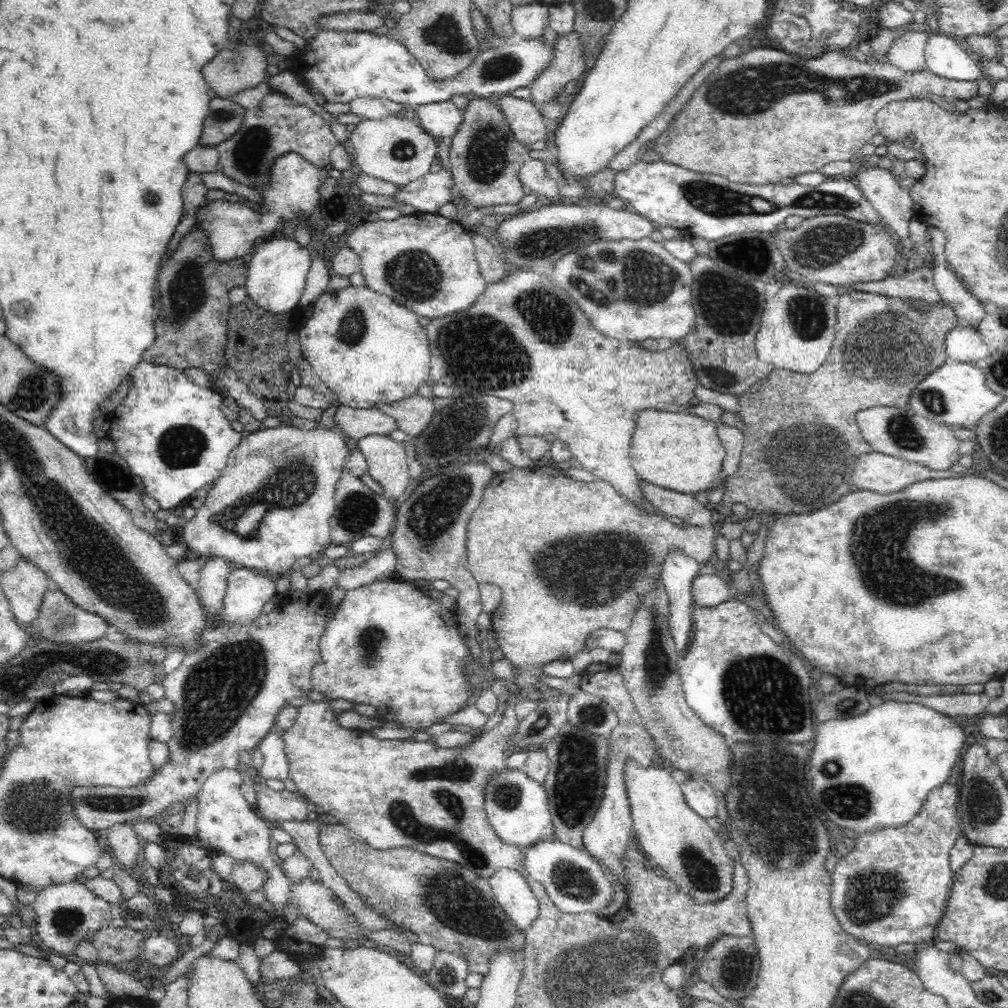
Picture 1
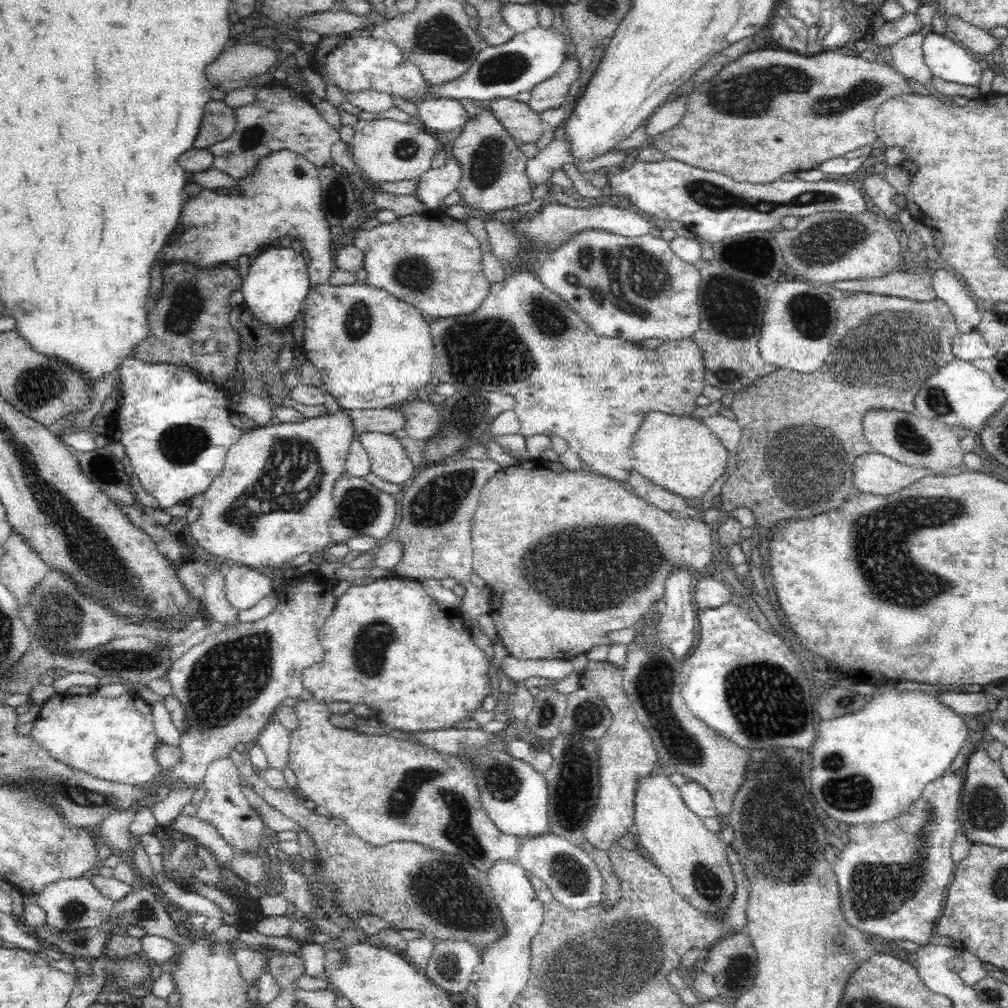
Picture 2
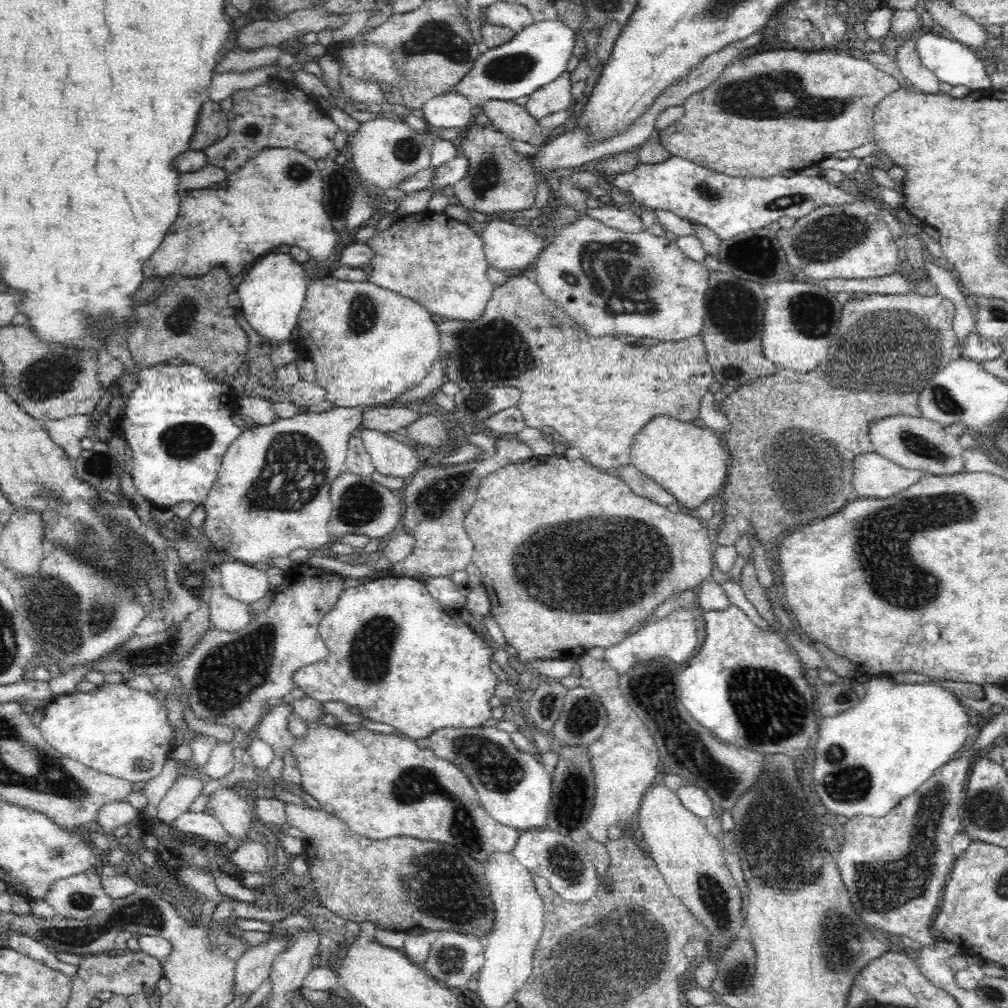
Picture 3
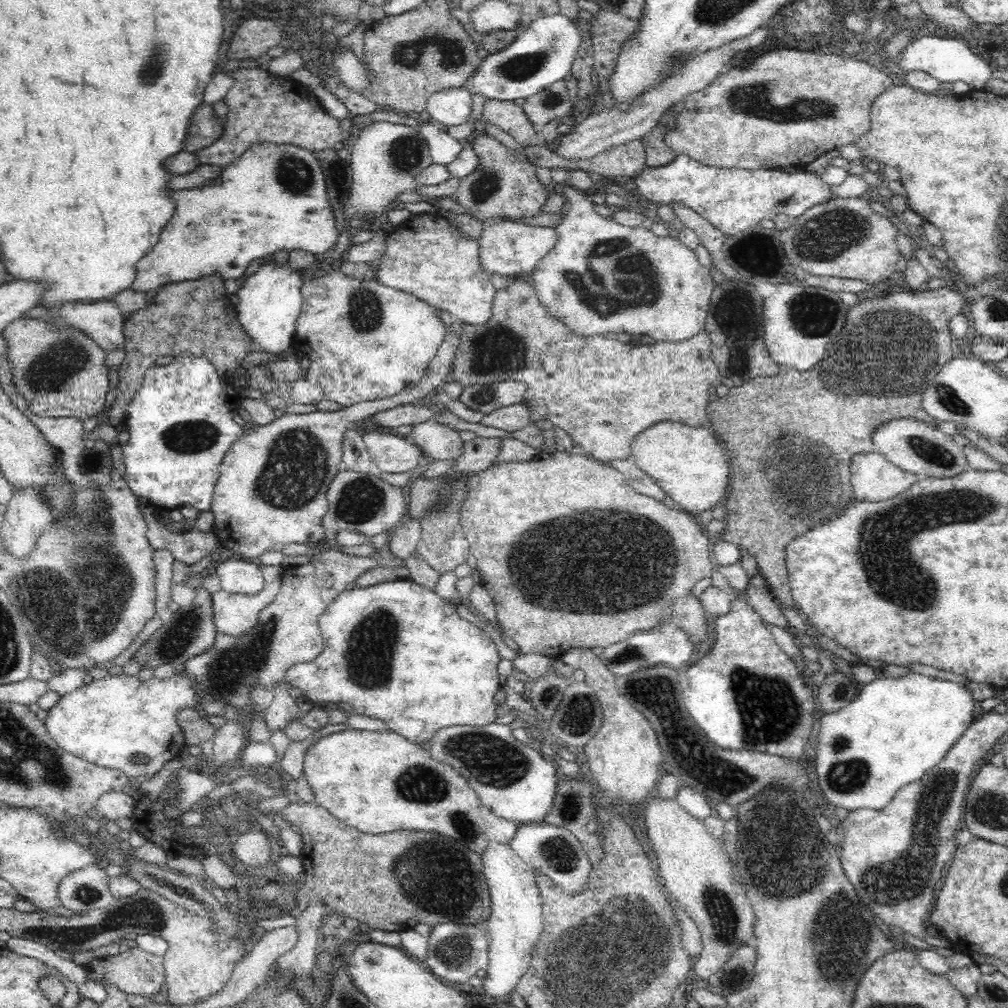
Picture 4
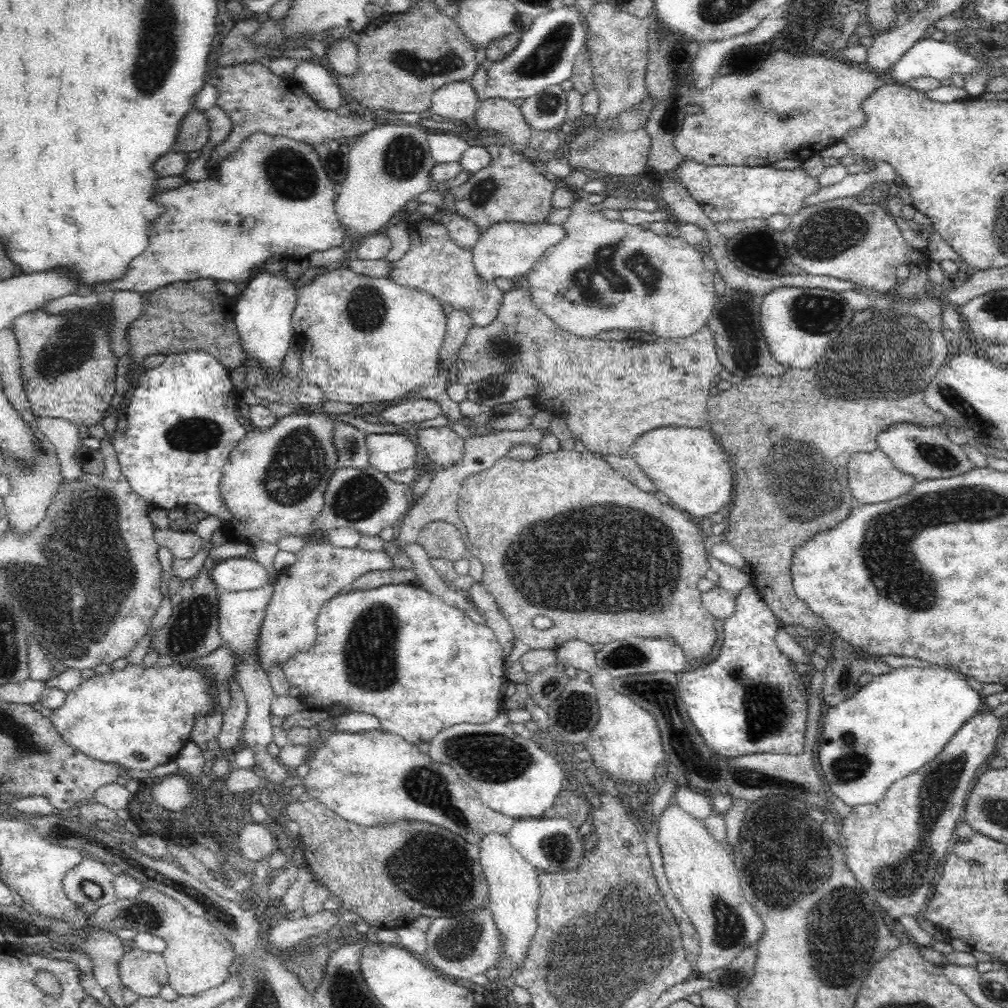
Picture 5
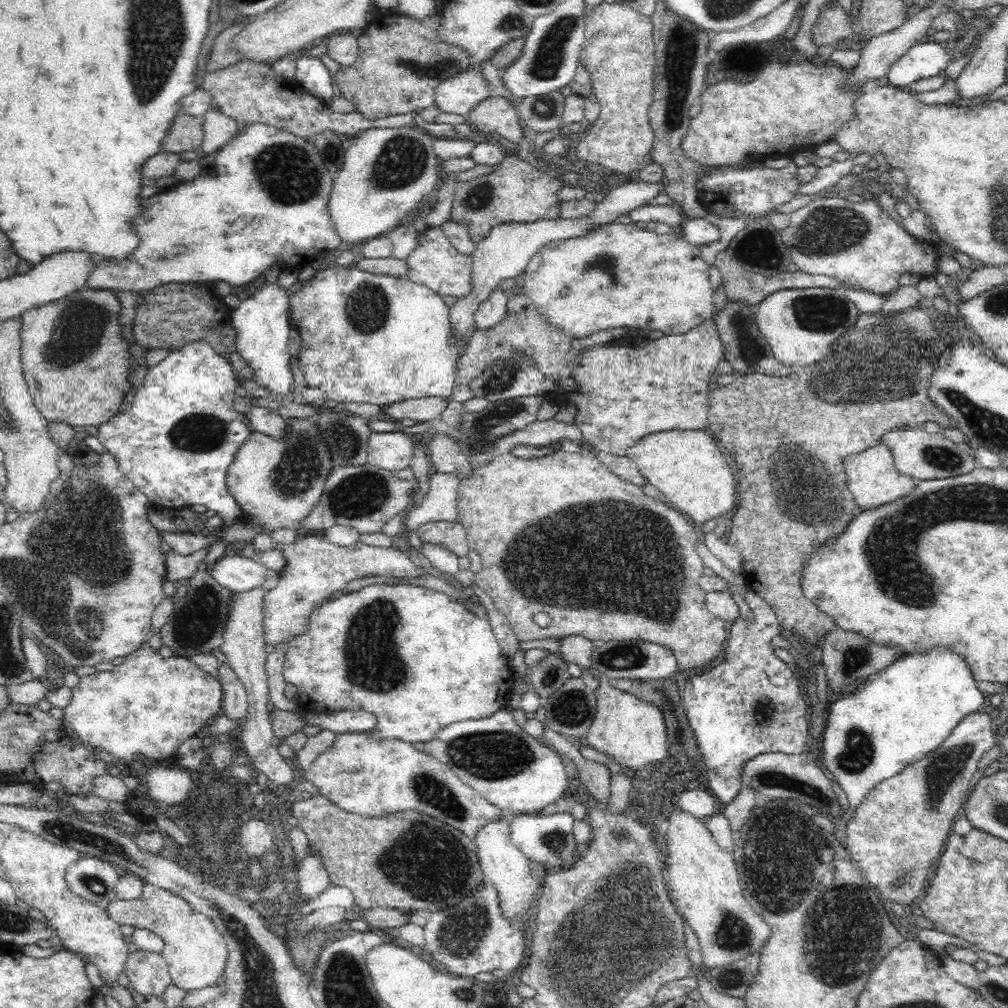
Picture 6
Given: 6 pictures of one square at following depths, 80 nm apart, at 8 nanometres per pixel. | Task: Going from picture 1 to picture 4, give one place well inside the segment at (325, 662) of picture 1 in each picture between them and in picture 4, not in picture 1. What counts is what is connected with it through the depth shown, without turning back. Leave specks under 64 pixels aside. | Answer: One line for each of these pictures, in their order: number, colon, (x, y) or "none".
2: (388, 644)
3: (443, 679)
4: (394, 651)

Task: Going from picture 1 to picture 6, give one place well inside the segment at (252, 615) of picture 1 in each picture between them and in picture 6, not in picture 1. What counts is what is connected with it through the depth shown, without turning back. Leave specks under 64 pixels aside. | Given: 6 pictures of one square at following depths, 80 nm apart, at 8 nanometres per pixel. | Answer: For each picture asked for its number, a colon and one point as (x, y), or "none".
2: (245, 587)
3: (242, 582)
4: (239, 577)
5: (237, 574)
6: (238, 572)

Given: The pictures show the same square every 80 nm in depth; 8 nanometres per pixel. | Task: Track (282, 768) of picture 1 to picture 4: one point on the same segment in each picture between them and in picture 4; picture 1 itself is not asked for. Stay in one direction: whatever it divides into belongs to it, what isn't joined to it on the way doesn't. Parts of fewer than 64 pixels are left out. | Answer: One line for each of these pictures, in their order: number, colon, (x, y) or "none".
2: (274, 740)
3: (273, 729)
4: (283, 711)

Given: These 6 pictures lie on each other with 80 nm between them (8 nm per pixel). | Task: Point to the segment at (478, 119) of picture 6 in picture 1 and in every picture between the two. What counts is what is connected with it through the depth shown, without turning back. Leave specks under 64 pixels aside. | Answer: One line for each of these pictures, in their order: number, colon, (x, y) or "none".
1: (527, 123)
2: (526, 126)
3: (510, 117)
4: (511, 118)
5: (498, 115)

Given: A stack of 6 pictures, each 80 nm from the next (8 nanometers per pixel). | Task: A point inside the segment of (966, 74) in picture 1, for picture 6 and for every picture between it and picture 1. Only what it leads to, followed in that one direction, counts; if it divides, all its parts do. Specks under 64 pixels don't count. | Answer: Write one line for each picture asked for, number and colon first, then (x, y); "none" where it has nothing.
2: (949, 60)
3: (954, 63)
4: (949, 60)
5: (934, 57)
6: (923, 60)

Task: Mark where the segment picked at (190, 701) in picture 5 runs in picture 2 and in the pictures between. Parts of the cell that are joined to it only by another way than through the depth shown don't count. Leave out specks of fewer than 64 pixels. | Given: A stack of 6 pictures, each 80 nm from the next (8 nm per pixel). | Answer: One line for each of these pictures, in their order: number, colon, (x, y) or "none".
2: (111, 738)
3: (122, 732)
4: (118, 723)

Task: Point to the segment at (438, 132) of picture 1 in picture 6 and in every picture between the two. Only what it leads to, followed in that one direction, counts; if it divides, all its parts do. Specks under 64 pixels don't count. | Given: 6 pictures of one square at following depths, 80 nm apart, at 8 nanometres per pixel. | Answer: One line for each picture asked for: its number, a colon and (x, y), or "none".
2: (443, 115)
3: (452, 110)
4: (449, 107)
5: (456, 101)
6: (458, 94)

